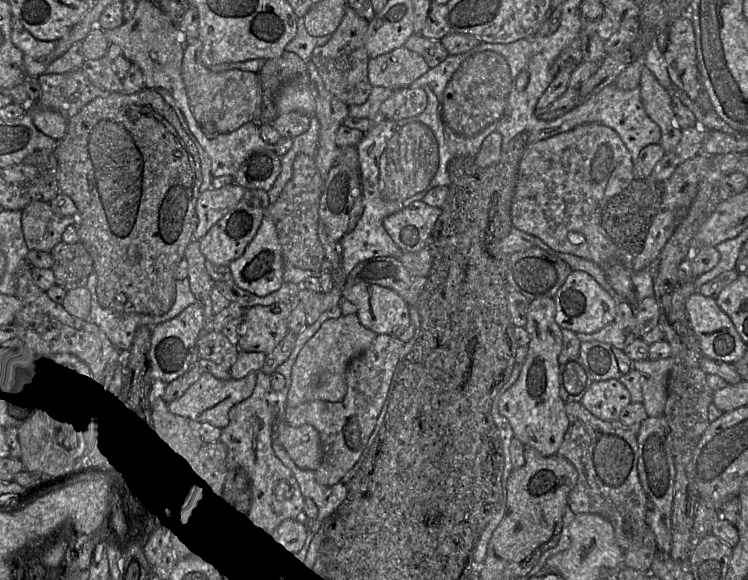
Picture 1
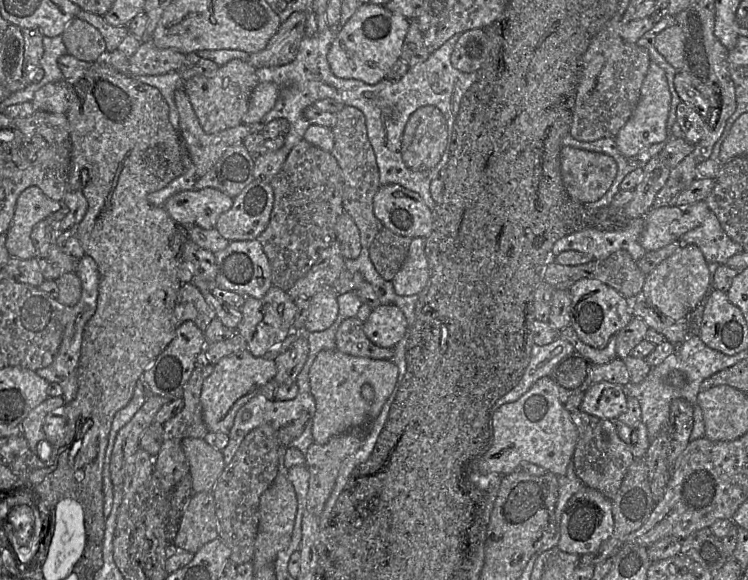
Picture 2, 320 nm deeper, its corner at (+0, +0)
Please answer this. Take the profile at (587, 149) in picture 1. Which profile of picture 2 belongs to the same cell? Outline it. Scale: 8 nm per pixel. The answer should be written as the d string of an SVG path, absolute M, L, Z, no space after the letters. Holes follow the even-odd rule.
M565 145L561 149L561 174L568 194L575 201L594 203L612 186L617 164L607 154Z

